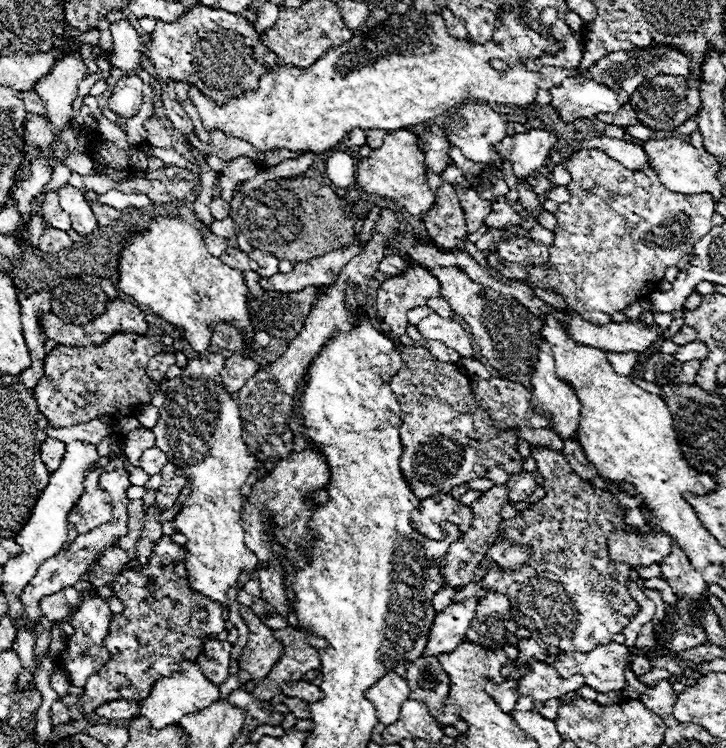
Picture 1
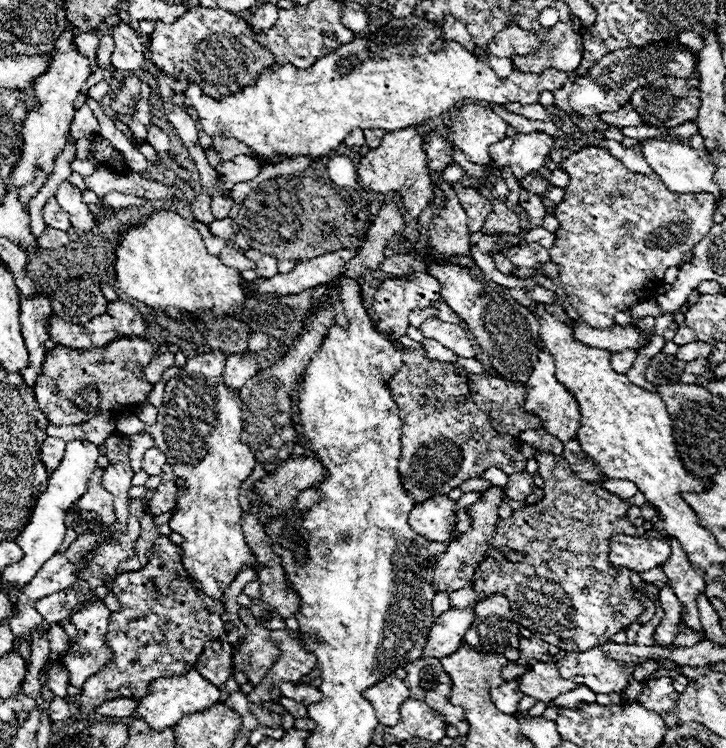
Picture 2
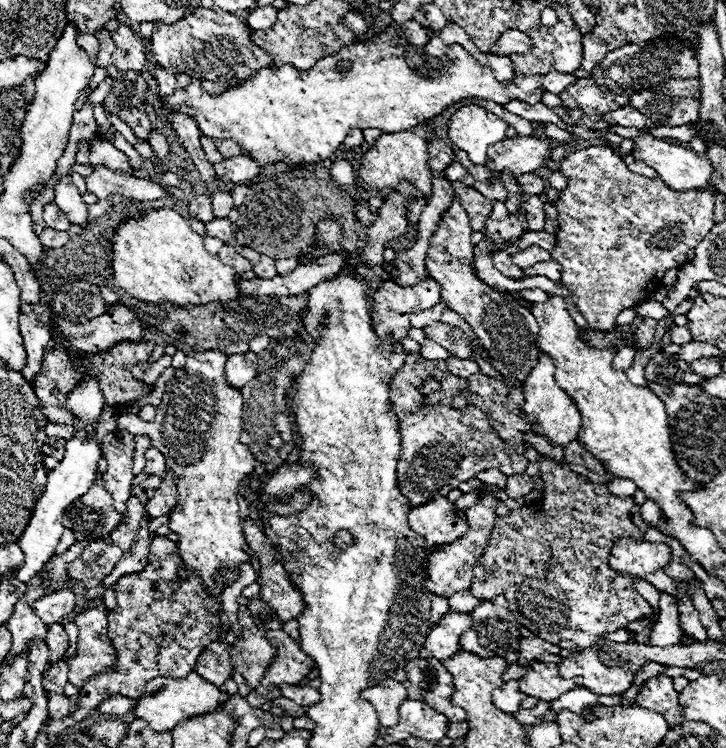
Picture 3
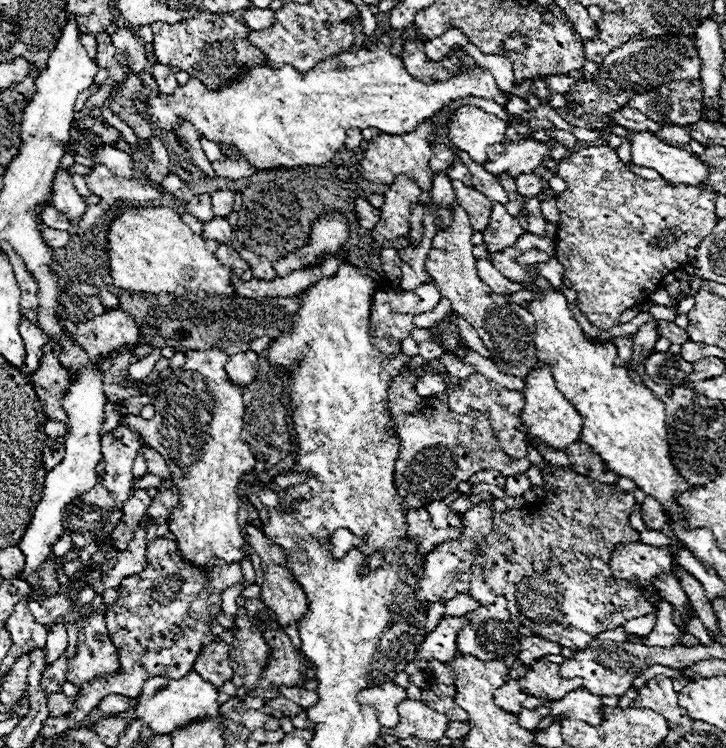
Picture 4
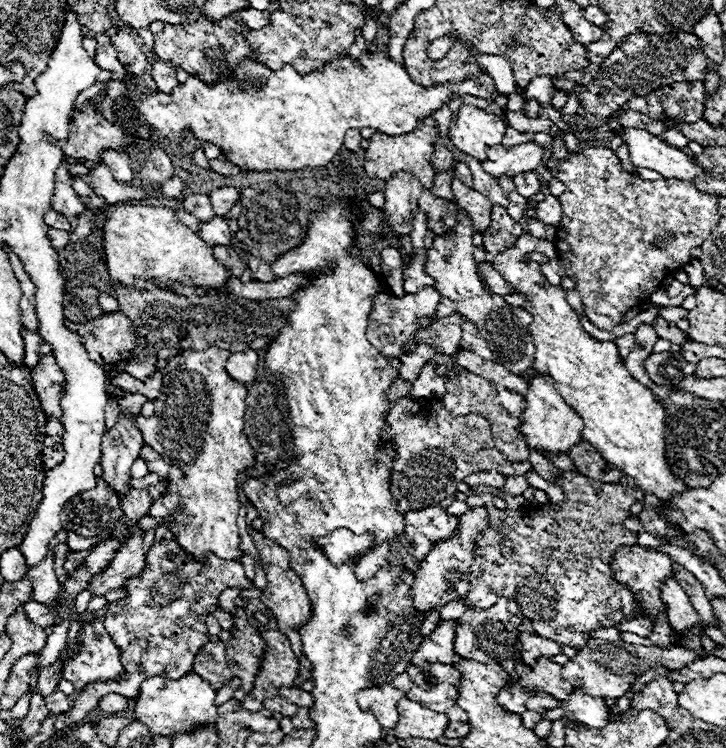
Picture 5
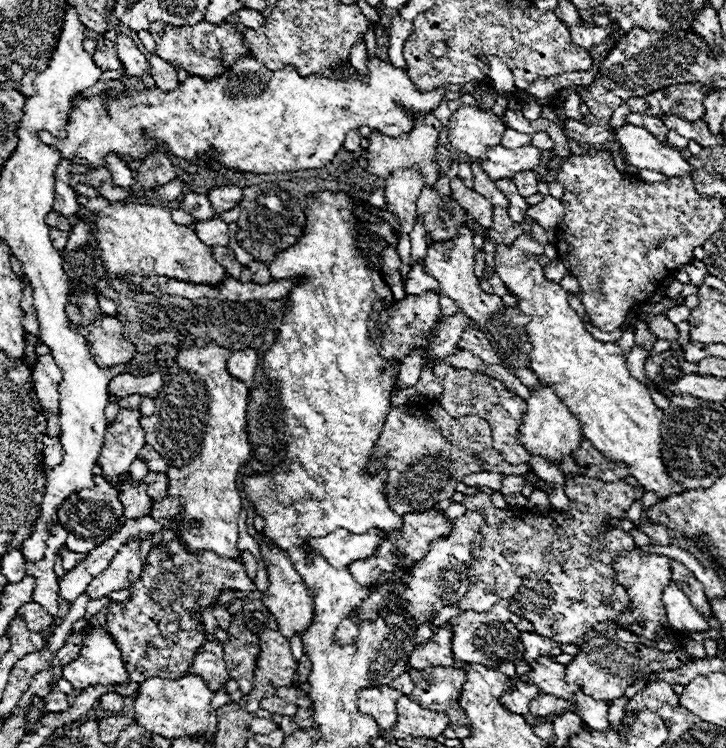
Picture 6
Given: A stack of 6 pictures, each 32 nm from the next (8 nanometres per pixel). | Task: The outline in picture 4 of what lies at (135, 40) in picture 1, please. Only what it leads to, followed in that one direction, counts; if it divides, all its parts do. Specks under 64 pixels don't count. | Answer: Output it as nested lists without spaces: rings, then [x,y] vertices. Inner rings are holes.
[[[118,28],[118,32],[112,34],[112,42],[116,46],[114,58],[126,72],[134,72],[134,74],[144,72],[144,68],[148,66],[148,58],[144,54],[146,50],[138,40],[140,38],[134,36],[128,28]]]

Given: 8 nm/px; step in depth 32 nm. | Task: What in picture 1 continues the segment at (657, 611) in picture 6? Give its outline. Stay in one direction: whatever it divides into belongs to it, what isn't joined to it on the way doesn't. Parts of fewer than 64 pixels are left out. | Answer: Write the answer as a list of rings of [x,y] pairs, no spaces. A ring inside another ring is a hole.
[[[614,530],[608,534],[608,550],[612,560],[622,560],[628,562],[630,568],[642,564],[658,564],[670,554],[670,544],[672,538],[668,538],[666,532],[624,532],[624,530]]]

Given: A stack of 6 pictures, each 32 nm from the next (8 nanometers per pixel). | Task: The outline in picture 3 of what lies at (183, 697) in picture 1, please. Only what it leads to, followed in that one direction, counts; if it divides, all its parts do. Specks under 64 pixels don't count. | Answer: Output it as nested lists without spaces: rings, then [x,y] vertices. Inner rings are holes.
[[[192,670],[184,678],[154,678],[152,682],[148,682],[146,694],[144,698],[138,700],[134,714],[136,718],[146,720],[152,730],[164,732],[164,730],[172,730],[184,718],[212,712],[218,706],[218,698],[220,698],[220,690],[212,686],[208,680],[204,680],[196,670]]]

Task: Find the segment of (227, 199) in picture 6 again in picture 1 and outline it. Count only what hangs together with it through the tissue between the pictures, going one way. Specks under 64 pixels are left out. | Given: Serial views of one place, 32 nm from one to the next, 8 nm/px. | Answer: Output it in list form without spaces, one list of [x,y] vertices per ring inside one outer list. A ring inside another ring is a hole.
[[[214,198],[214,200],[210,202],[210,212],[212,212],[212,216],[214,216],[216,220],[222,220],[222,218],[226,218],[226,216],[230,214],[230,204],[224,202],[222,198]]]

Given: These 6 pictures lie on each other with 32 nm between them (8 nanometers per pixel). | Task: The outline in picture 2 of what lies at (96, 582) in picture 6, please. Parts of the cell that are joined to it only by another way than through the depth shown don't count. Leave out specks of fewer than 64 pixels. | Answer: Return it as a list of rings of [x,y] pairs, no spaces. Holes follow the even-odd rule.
[[[152,512],[144,514],[144,518],[140,522],[142,524],[142,532],[140,532],[140,538],[136,540],[136,556],[128,558],[126,562],[120,562],[118,574],[122,574],[122,572],[136,572],[136,570],[140,570],[140,568],[144,568],[148,564],[154,540],[160,538],[160,530],[158,530],[158,526],[154,526],[154,518],[156,516]]]

